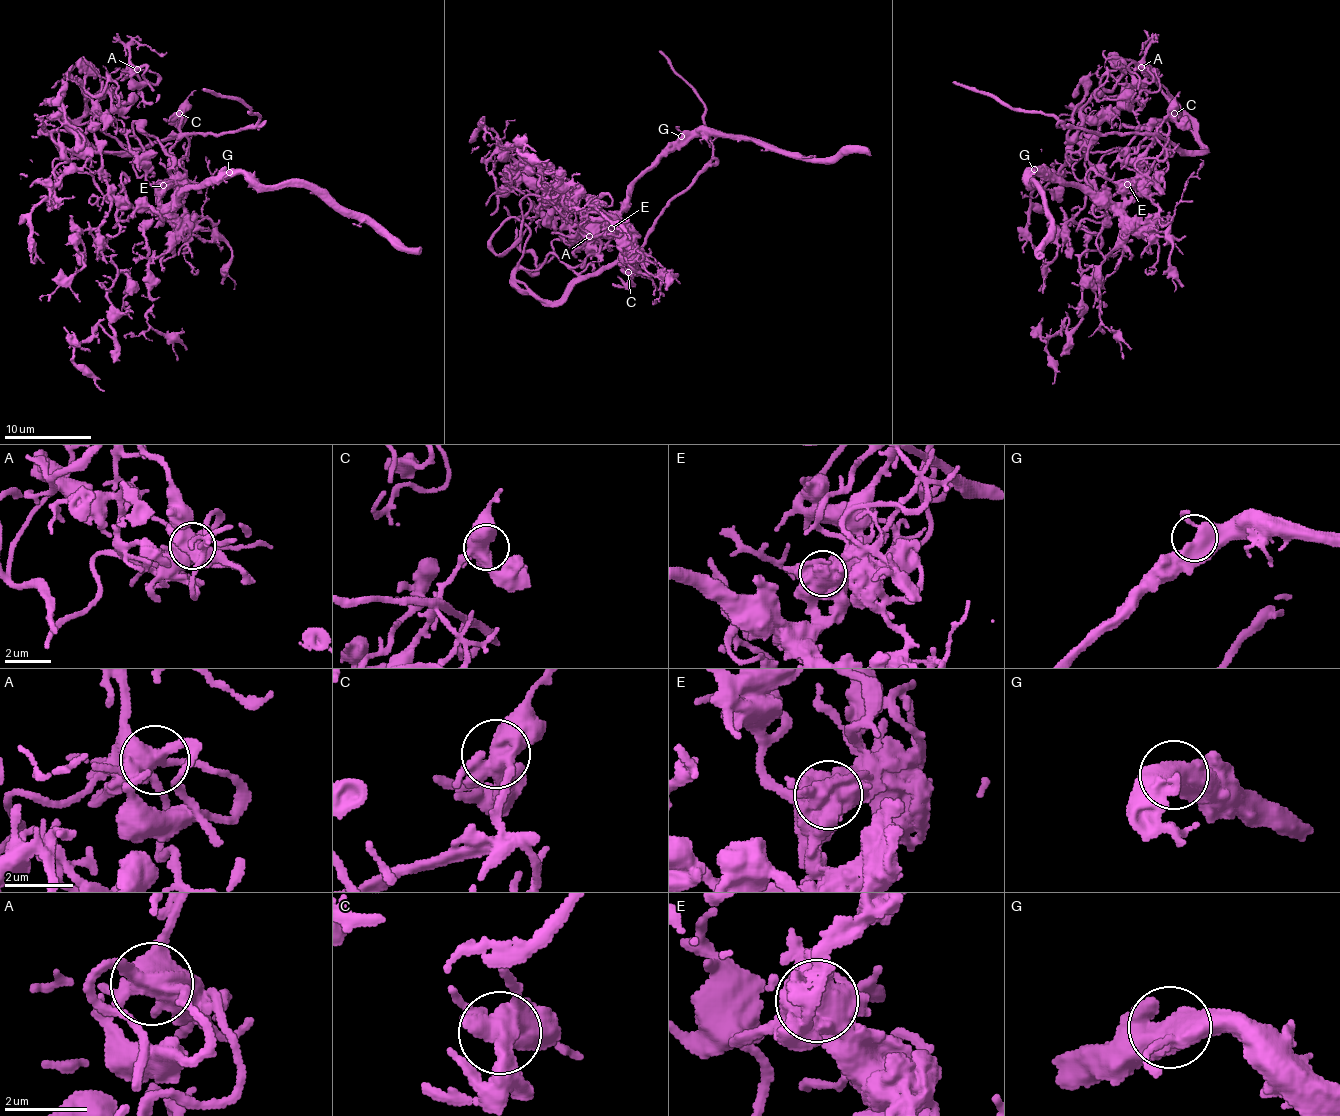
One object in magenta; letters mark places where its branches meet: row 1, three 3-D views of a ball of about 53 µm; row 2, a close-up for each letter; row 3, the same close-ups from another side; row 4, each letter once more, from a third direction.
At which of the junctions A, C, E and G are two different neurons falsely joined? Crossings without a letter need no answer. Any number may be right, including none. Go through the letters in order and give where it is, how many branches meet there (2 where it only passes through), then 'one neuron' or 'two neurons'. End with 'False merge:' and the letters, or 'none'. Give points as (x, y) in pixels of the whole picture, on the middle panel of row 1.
A: (589, 236) | 4 | one neuron
C: (628, 272) | 5 | one neuron
E: (611, 228) | 4 | two neurons
G: (681, 136) | 3 | one neuron
False merge: E

